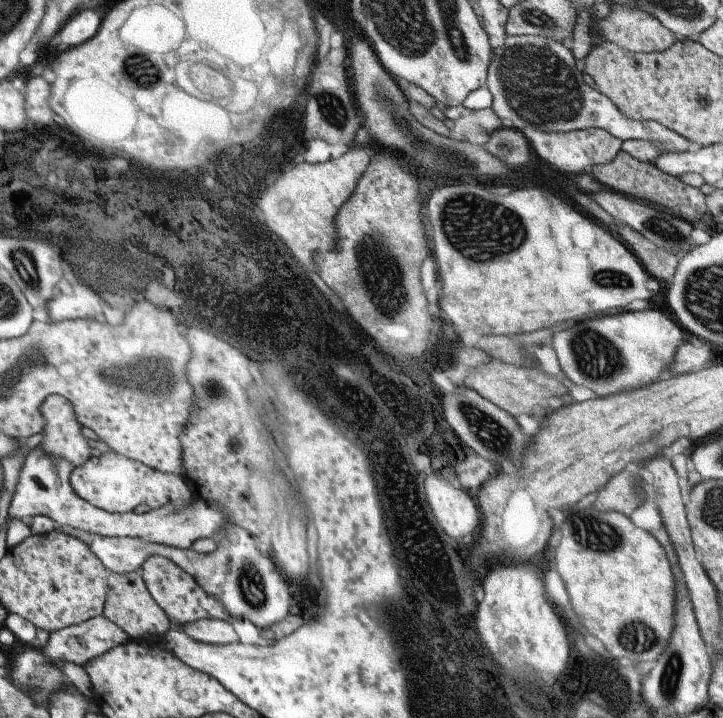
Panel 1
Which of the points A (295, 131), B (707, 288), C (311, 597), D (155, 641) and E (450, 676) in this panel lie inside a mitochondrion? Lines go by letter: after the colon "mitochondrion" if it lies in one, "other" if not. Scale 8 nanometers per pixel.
A: mitochondrion
B: mitochondrion
C: other
D: other
E: mitochondrion

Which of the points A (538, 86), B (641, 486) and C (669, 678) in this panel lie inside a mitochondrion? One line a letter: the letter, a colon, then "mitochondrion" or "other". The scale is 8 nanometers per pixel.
A: mitochondrion
B: other
C: mitochondrion

